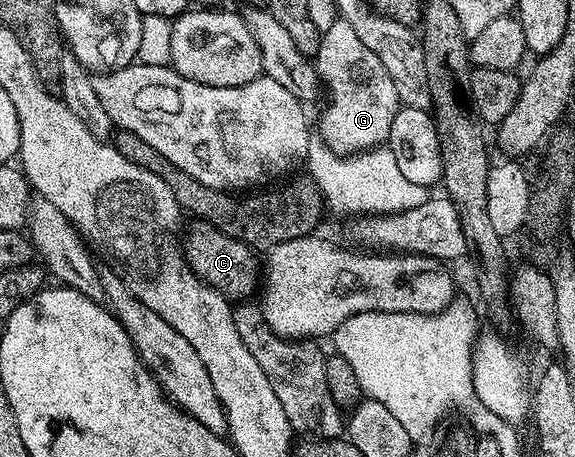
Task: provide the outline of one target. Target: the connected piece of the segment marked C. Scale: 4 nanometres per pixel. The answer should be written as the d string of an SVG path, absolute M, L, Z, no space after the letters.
M205 222L195 223L190 232L190 241L185 241L184 255L189 271L195 272L210 288L215 288L221 296L231 302L242 302L254 292L260 284L260 260L254 256L255 249L249 248L231 236L225 236L218 228Z

